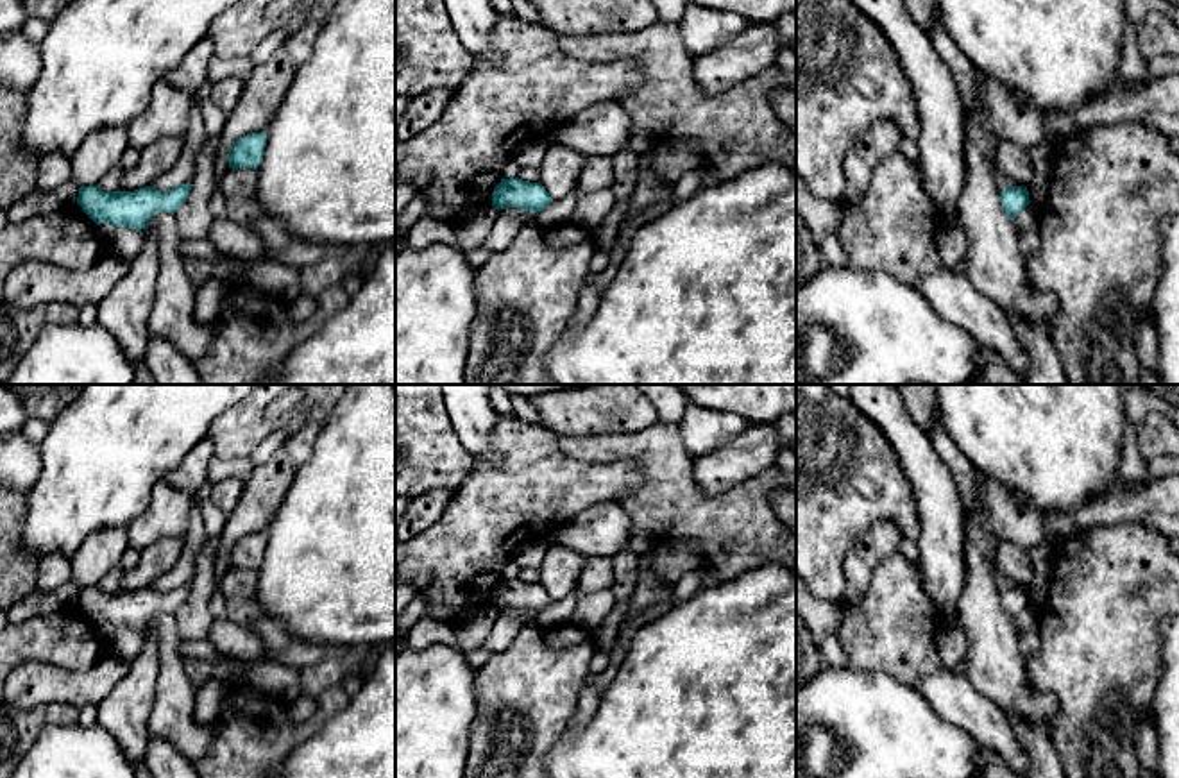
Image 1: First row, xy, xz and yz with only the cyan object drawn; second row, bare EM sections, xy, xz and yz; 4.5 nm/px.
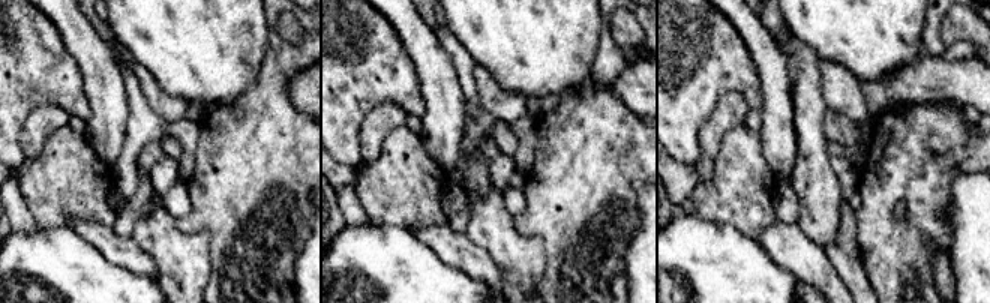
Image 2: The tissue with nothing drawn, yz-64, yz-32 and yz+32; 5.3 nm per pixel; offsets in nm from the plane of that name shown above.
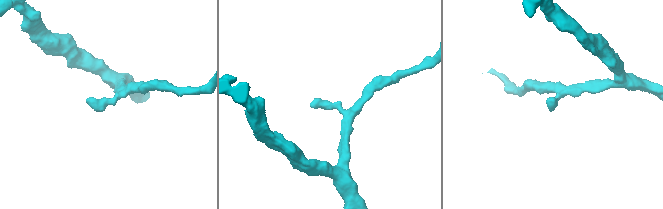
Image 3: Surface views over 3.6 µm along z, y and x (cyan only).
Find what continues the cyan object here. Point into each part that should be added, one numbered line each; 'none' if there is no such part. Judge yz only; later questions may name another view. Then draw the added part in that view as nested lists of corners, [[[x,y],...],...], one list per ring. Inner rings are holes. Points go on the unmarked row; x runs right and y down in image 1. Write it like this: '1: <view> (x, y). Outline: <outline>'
none

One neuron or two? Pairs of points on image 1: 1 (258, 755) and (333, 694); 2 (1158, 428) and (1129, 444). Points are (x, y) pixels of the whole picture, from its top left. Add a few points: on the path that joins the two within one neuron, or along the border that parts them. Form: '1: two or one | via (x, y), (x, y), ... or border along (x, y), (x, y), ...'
1: one | via (278, 735), (305, 730), (321, 714)
2: two | border along (1158, 410), (1138, 430), (1138, 451), (1147, 460)

